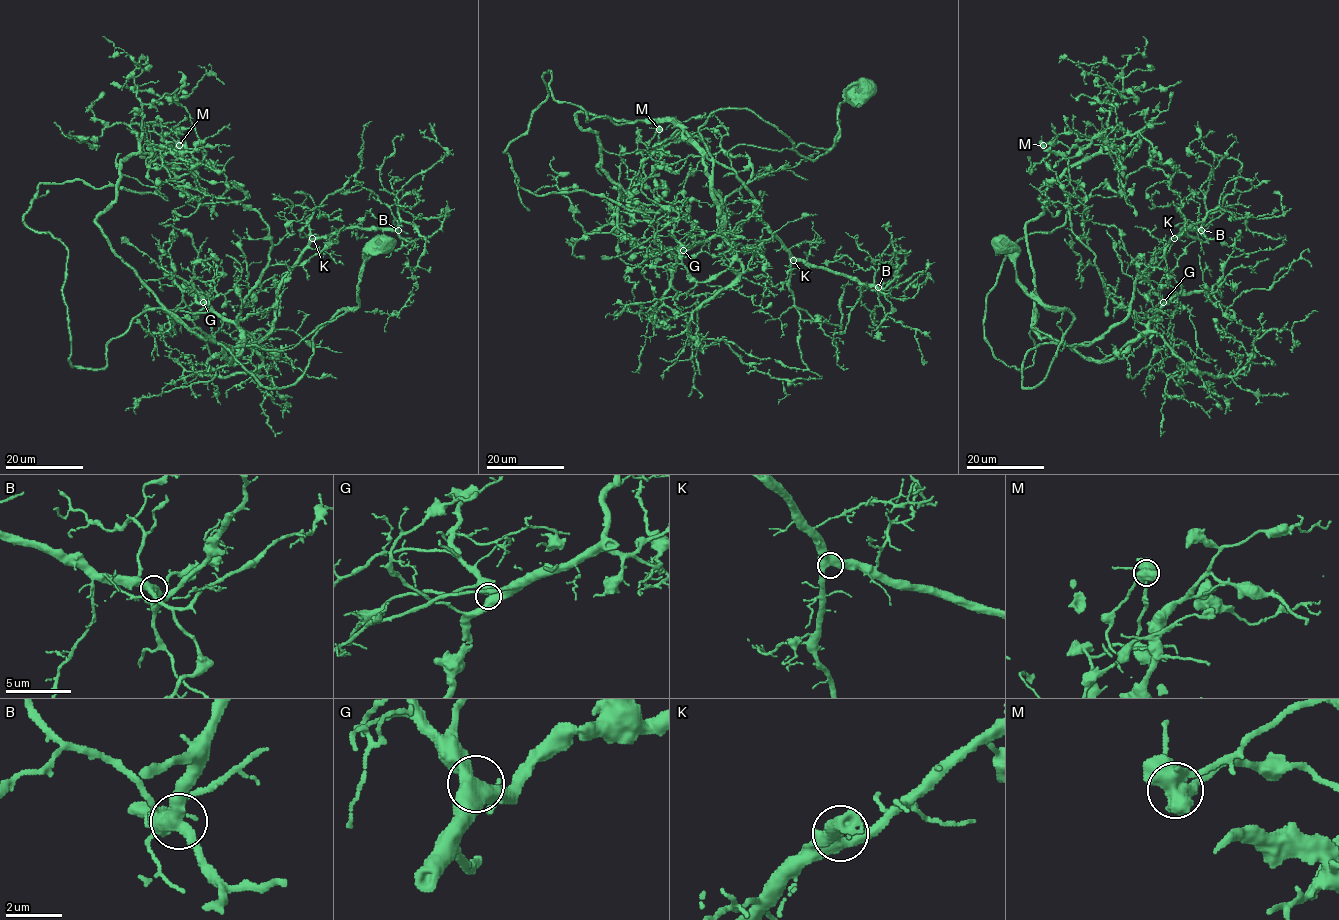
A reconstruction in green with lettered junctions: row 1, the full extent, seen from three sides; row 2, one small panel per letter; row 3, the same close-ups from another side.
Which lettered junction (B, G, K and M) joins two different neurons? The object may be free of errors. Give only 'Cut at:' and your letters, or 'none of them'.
Cut at: M

